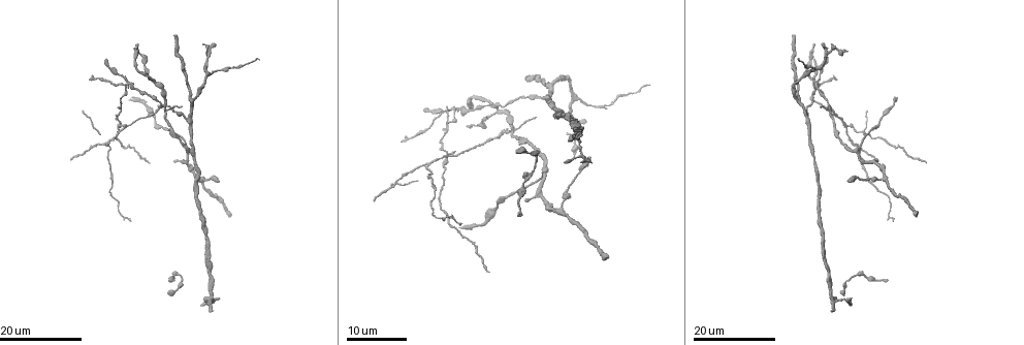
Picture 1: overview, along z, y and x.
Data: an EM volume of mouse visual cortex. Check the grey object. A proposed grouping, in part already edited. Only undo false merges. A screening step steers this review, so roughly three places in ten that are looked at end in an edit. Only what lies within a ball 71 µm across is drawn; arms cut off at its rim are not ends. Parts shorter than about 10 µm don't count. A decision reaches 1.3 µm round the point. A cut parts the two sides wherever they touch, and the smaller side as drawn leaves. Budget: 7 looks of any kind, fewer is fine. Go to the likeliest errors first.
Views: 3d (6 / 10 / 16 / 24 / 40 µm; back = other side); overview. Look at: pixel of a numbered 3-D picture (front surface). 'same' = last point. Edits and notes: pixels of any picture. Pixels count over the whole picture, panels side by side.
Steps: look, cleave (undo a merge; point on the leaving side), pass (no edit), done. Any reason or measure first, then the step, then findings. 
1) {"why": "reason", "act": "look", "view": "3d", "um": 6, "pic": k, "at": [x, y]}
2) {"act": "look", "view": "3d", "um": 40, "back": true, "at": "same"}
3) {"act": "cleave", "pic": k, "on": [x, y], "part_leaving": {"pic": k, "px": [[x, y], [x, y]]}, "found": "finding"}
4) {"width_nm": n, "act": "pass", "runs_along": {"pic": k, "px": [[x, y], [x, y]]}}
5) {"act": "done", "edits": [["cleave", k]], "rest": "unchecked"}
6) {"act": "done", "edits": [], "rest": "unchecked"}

{"why": "small branch off a trunk", "act": "look", "view": "3d", "um": 16, "pic": 1, "at": [126, 84]}

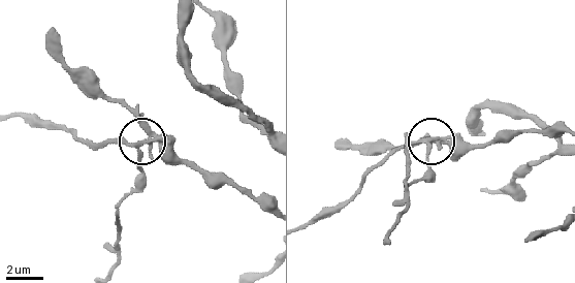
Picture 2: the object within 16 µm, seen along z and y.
{"why": "closer look", "act": "look", "view": "3d", "um": 6, "pic": 2, "at": [147, 138]}

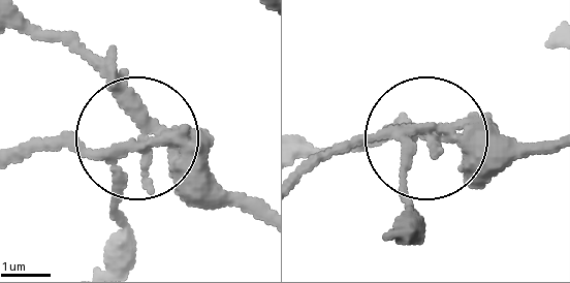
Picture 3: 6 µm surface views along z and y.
{"act": "cleave", "pic": 3, "on": [114, 175], "part_leaving": {"pic": 3, "px": [[175, 147], [18, 147]]}, "found": "a second neuron is stuck on"}

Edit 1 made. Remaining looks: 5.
{"why": "see it whole again", "act": "look", "view": "overview"}

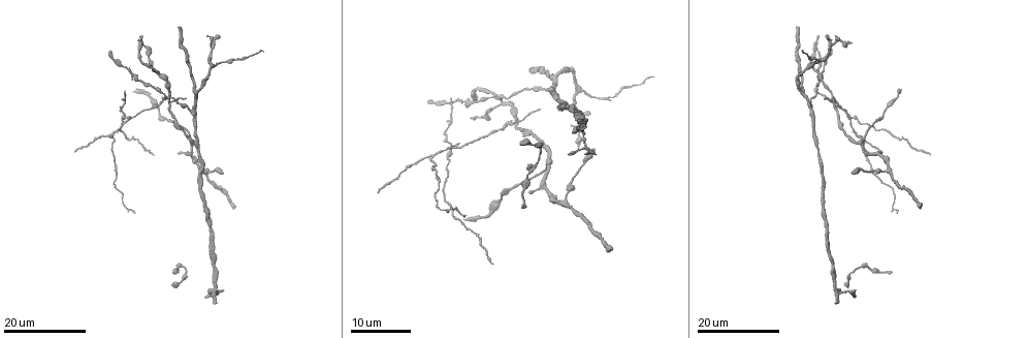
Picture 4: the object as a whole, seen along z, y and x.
{"act": "look", "view": "3d", "um": 24, "pic": 4, "at": [835, 98]}

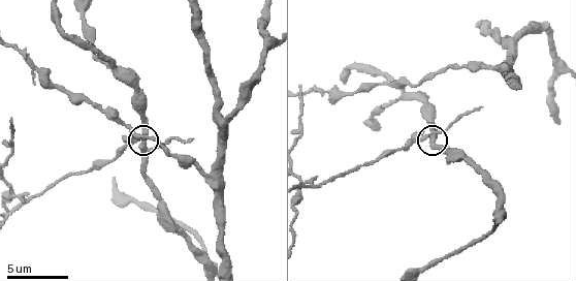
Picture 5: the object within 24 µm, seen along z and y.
{"why": "closer look", "act": "look", "view": "3d", "um": 10, "pic": 5, "at": [143, 140]}

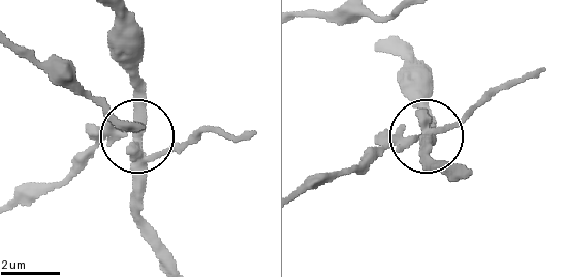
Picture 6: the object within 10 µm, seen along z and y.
{"side_arm_um": 44, "act": "cleave", "pic": 6, "on": [90, 153], "part_leaving": {"pic": 6, "px": [[415, 137], [388, 143], [351, 173], [299, 194]]}, "found": "two neurons meet here"}

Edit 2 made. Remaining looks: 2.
{"act": "look", "view": "3d", "um": 6, "pic": 5, "at": [494, 218]}

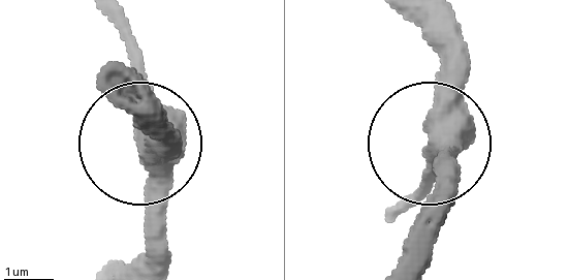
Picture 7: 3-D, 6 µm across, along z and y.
{"arms": 3, "act": "pass", "runs_along": {"pic": 7, "px": [[414, 22], [438, 70], [418, 203]]}, "found": "all the same neuron"}

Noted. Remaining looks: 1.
{"act": "done", "edits": [["cleave", 3], ["cleave", 6]], "rest": "unchecked"}

